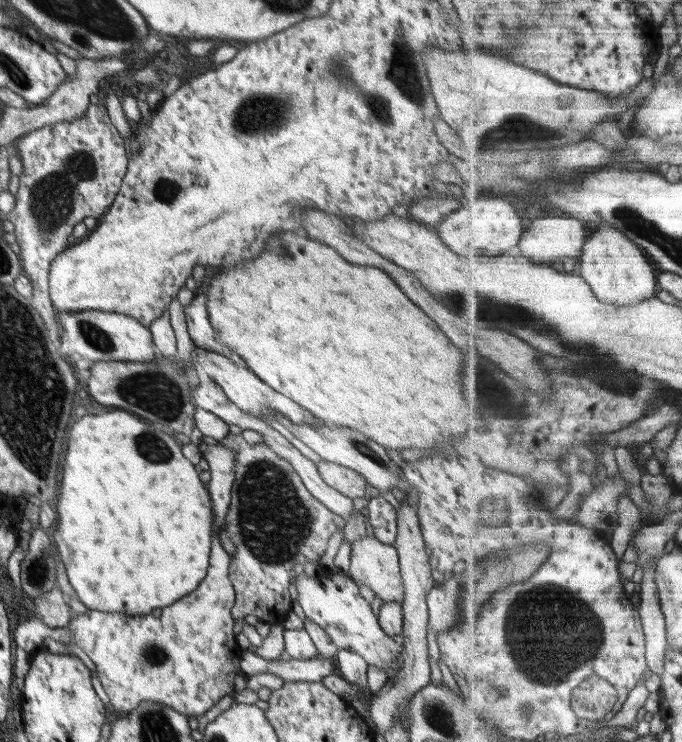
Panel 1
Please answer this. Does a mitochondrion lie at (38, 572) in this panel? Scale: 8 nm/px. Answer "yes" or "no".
yes

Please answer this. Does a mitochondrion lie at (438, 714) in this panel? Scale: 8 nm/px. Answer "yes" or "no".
yes

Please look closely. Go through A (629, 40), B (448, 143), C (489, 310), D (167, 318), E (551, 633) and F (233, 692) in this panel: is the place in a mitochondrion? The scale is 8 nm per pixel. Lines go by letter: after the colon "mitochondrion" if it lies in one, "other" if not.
A: other
B: other
C: mitochondrion
D: other
E: mitochondrion
F: other

